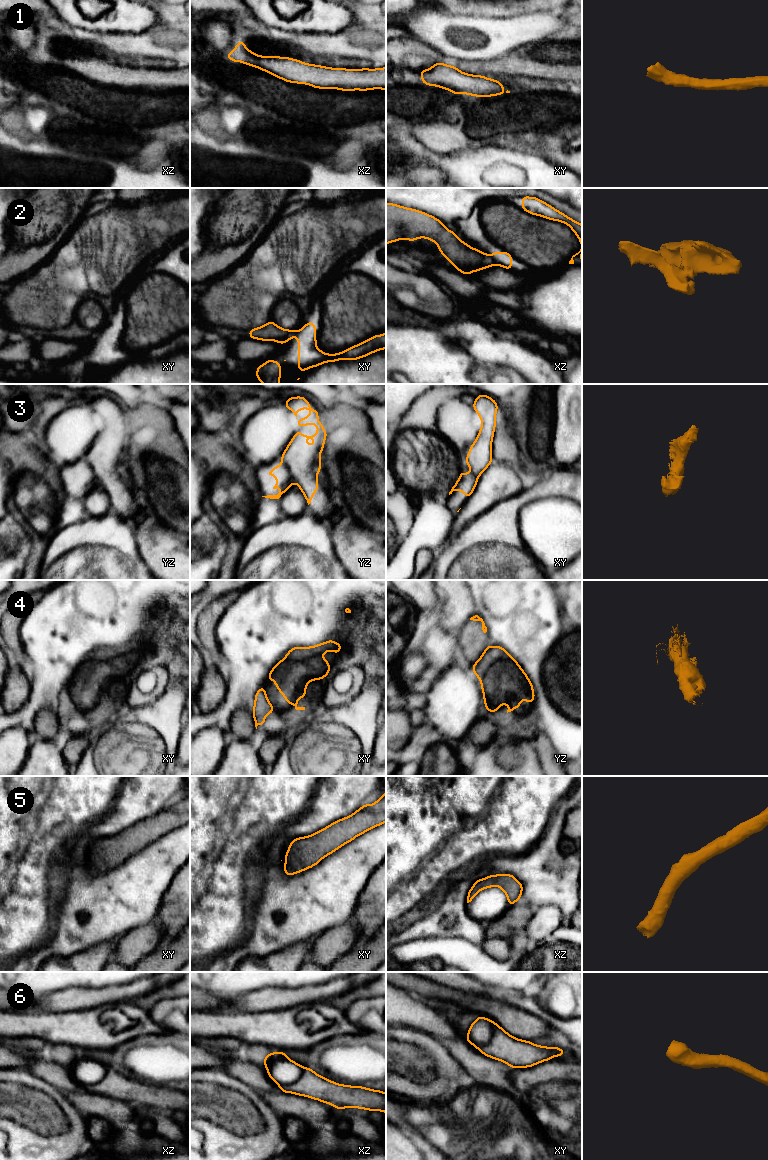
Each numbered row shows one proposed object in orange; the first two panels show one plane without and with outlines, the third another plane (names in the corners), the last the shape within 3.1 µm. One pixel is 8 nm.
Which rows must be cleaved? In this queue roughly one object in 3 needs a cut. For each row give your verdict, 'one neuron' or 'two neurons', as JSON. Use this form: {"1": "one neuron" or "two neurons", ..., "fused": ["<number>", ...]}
{"1": "one neuron", "2": "two neurons", "3": "two neurons", "4": "one neuron", "5": "one neuron", "6": "one neuron", "fused": ["2", "3"]}

